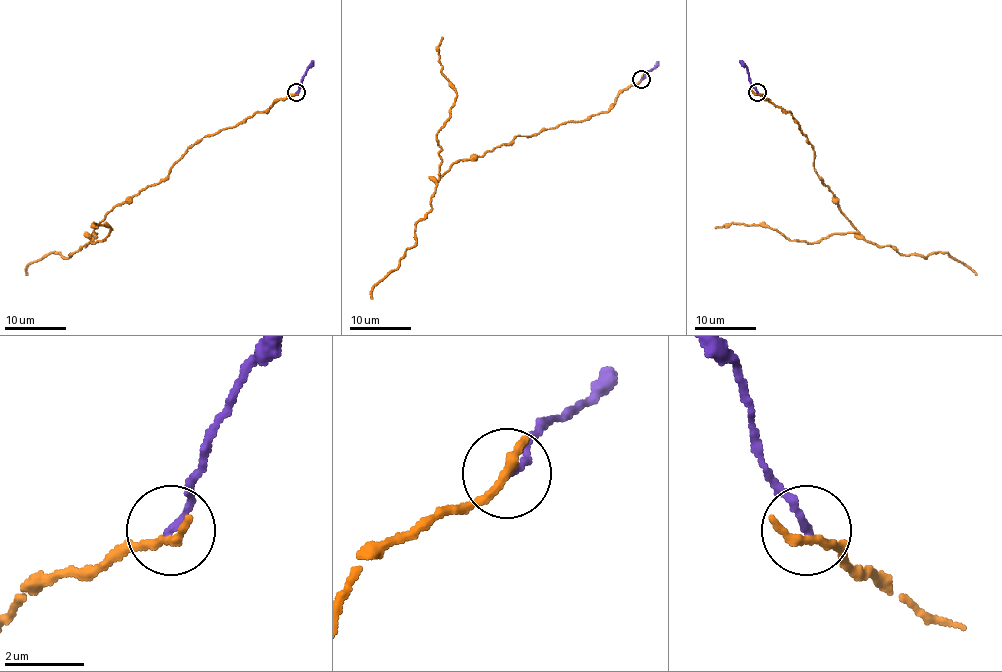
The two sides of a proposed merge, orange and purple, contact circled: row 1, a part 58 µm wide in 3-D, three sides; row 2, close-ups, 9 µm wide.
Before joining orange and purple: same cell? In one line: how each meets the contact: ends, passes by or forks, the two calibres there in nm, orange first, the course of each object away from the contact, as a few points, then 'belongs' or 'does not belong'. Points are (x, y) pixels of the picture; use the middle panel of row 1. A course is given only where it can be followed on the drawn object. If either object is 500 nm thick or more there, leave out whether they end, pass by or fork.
orange ends | purple ends | 280/180 nm | orange via (641, 79), (607, 111), (457, 160), (438, 178), (437, 132), (457, 95), (438, 60), (443, 37) | purple via (641, 79), (658, 62) | does not belong

